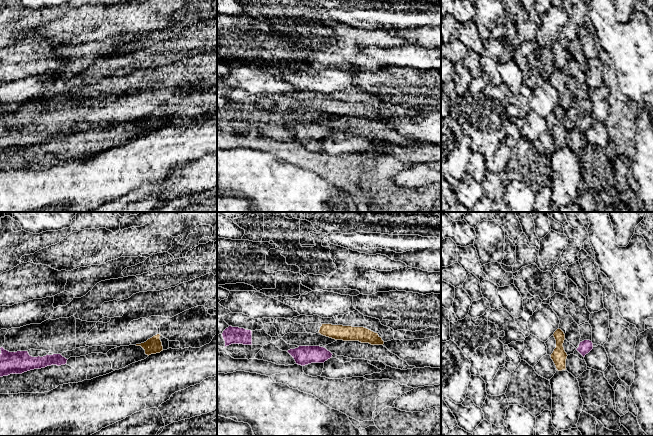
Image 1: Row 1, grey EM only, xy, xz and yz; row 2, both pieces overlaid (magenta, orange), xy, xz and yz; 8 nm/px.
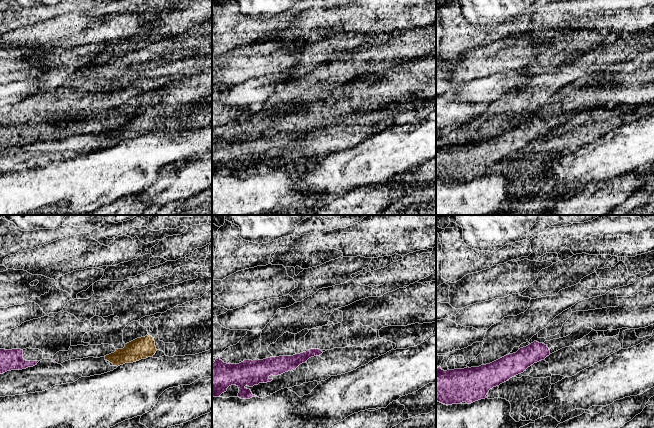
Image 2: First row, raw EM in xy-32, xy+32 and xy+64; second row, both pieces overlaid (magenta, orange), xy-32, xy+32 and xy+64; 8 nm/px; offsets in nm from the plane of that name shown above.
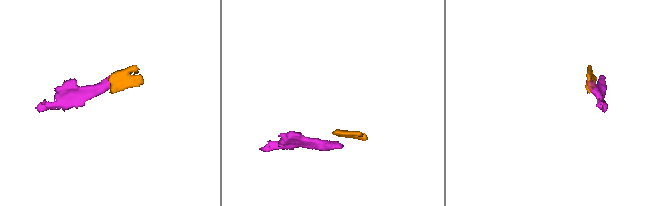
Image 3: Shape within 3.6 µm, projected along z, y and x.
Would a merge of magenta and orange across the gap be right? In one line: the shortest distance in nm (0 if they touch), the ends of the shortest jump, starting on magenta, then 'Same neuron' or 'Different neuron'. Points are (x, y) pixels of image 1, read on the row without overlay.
Distance 90 nm. Across: yz (576, 125), (566, 129). Different neuron

